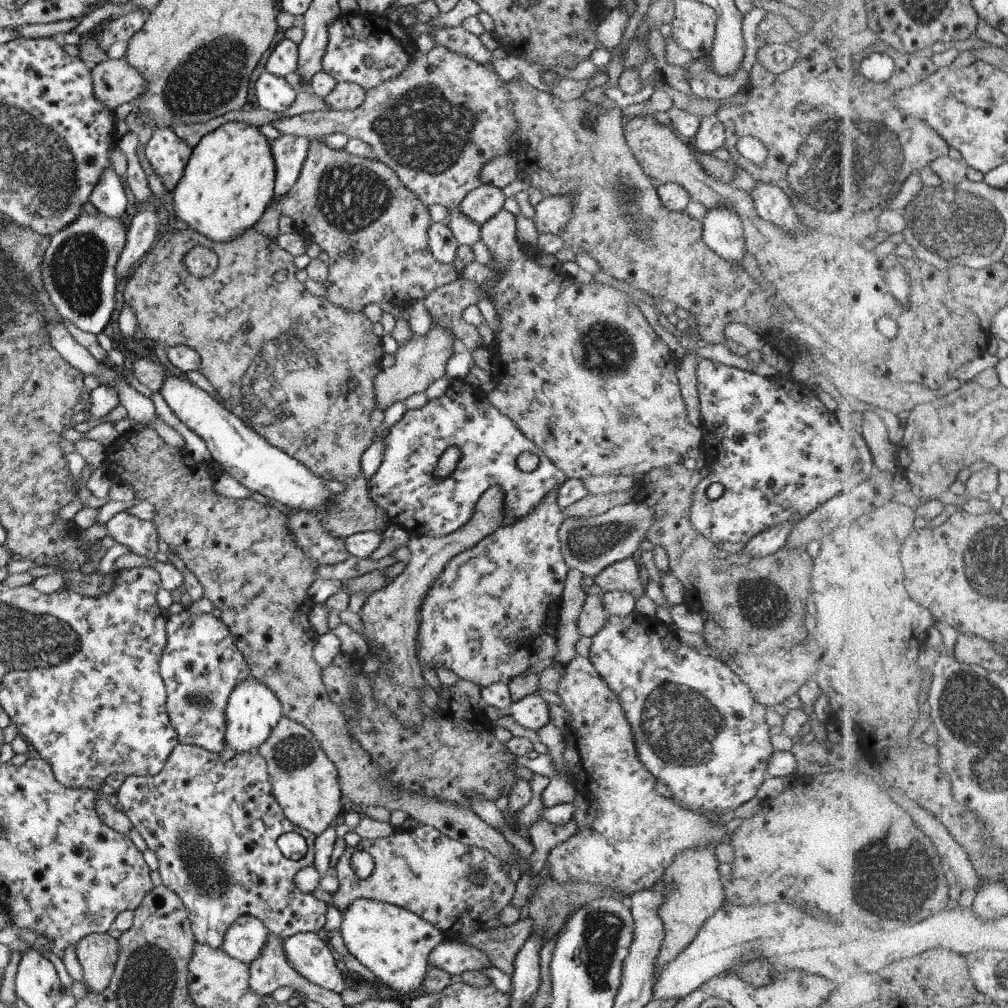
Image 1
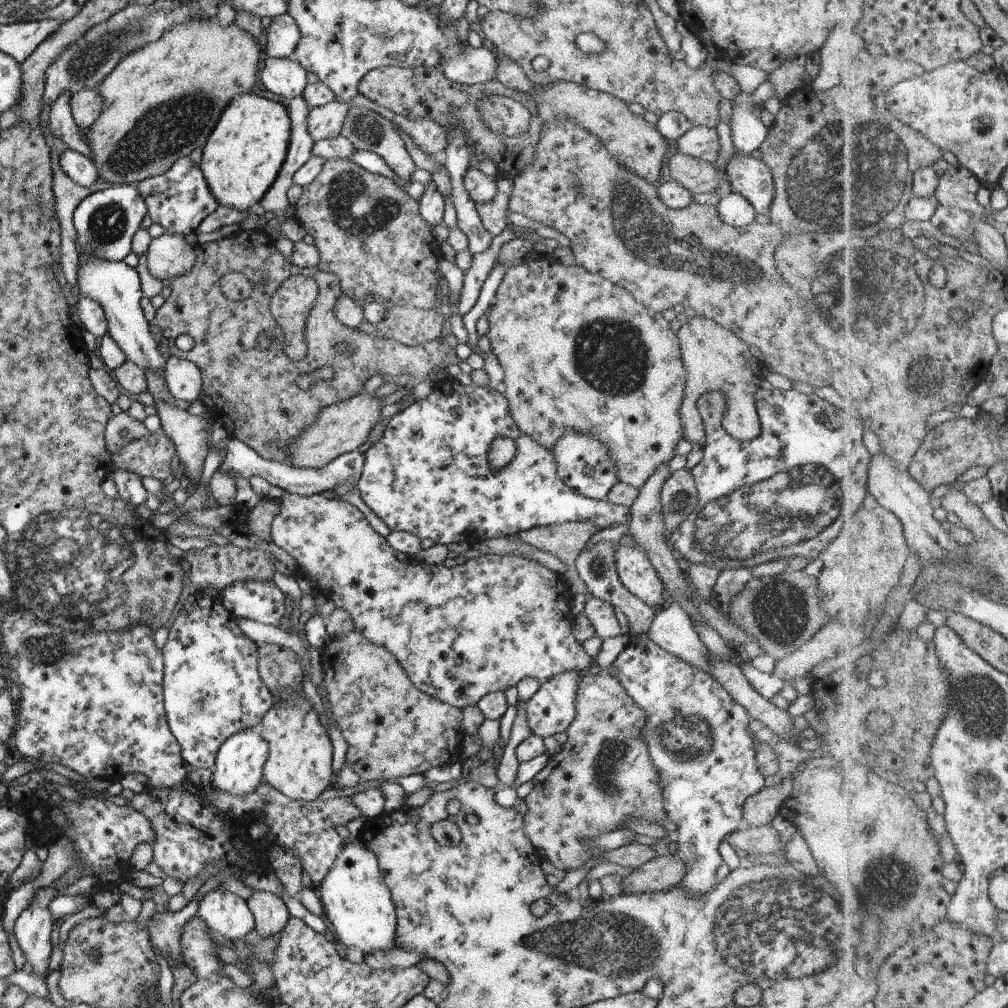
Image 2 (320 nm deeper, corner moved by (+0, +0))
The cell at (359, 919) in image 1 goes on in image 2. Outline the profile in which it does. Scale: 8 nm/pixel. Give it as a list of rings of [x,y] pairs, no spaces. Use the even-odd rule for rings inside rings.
[[[353,838],[343,843],[331,870],[319,884],[319,900],[323,908],[323,918],[333,926],[332,939],[346,947],[354,947],[371,954],[375,950],[391,950],[395,946],[396,915],[387,886],[379,874],[373,852],[365,850],[361,841]]]

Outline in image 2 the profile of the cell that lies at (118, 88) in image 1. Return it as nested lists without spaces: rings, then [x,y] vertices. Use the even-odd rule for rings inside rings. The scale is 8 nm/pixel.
[[[101,81],[97,82],[93,89],[83,88],[83,90],[75,92],[69,98],[72,120],[83,133],[99,118],[99,114],[103,110],[103,98],[99,96],[98,92],[100,84]]]

